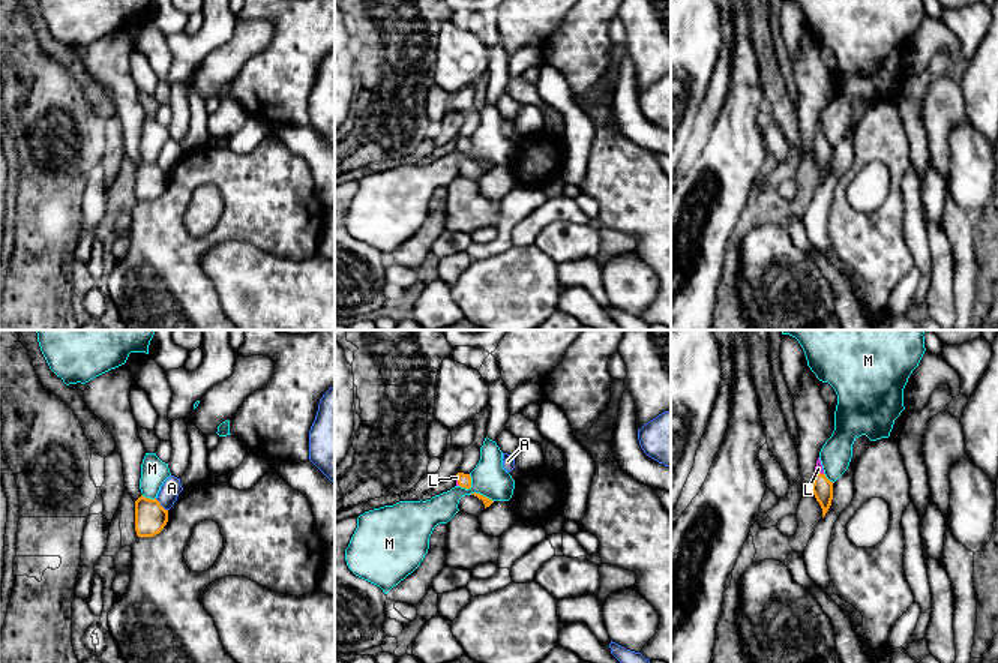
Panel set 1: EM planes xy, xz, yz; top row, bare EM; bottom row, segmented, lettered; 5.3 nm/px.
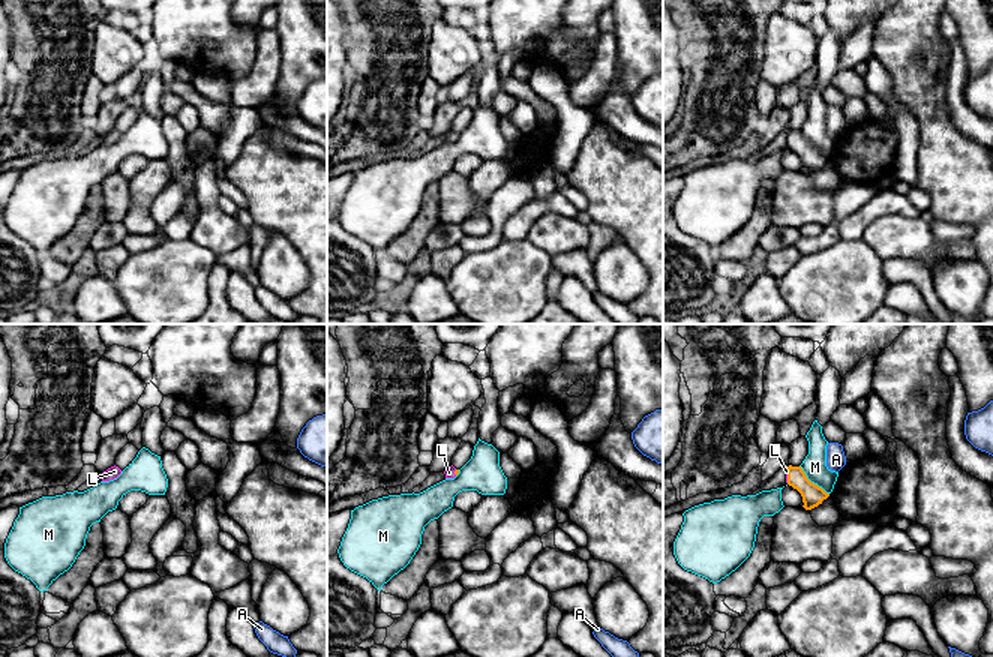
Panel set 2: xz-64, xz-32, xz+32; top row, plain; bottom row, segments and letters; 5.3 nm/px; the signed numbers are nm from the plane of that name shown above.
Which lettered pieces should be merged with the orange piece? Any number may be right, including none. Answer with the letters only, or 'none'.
L

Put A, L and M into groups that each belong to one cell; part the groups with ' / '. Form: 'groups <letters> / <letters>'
groups A / L / M

